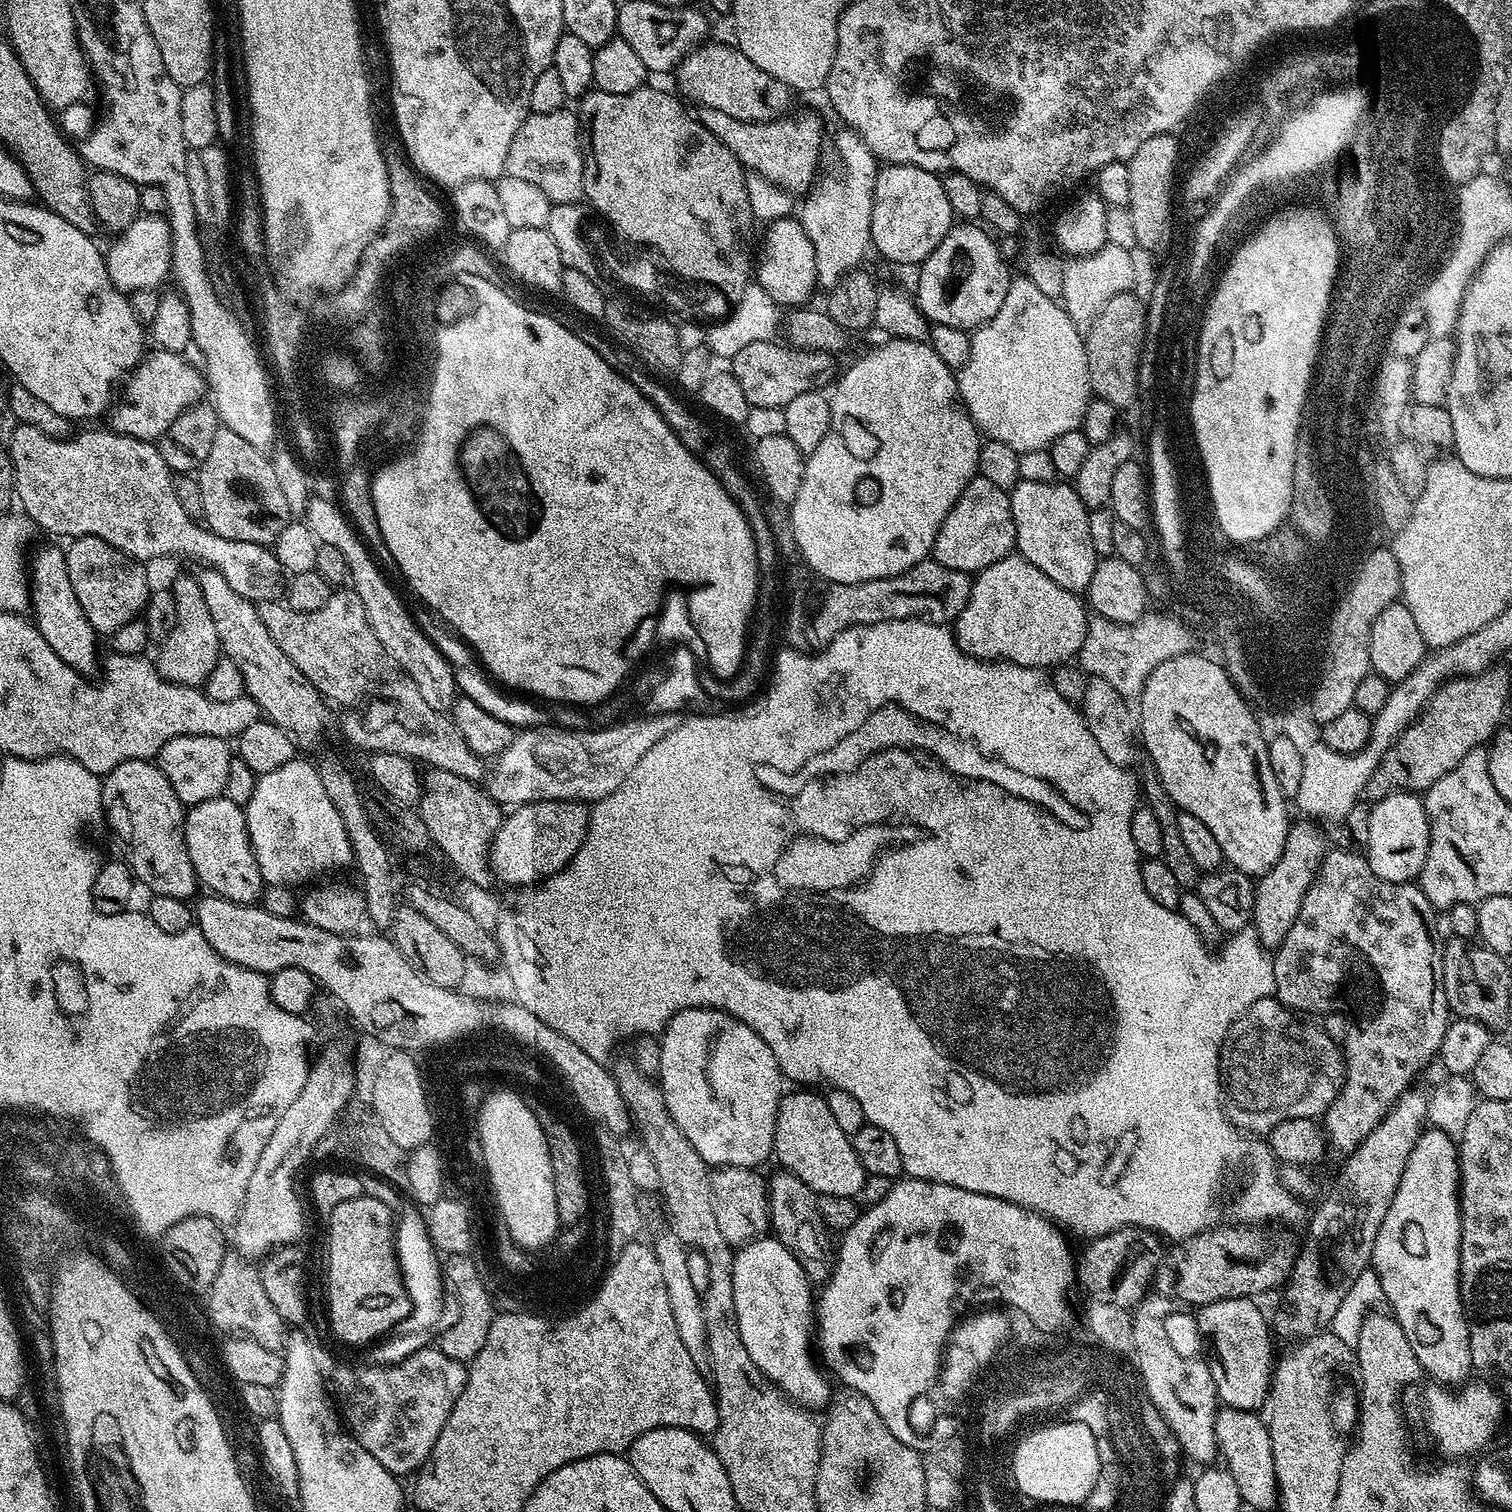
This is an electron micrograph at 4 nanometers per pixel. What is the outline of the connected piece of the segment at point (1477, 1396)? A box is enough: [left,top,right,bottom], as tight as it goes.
[1424,1383,1504,1458]

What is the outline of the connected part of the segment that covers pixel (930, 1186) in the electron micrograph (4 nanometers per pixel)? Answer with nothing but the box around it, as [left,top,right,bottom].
[814,1178,1078,1448]

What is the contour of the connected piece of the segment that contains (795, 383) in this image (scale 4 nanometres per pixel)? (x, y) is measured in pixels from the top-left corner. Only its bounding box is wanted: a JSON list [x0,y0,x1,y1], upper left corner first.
[730,339,837,408]

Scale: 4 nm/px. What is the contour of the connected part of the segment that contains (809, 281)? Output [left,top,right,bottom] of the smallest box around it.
[756,217,817,308]

